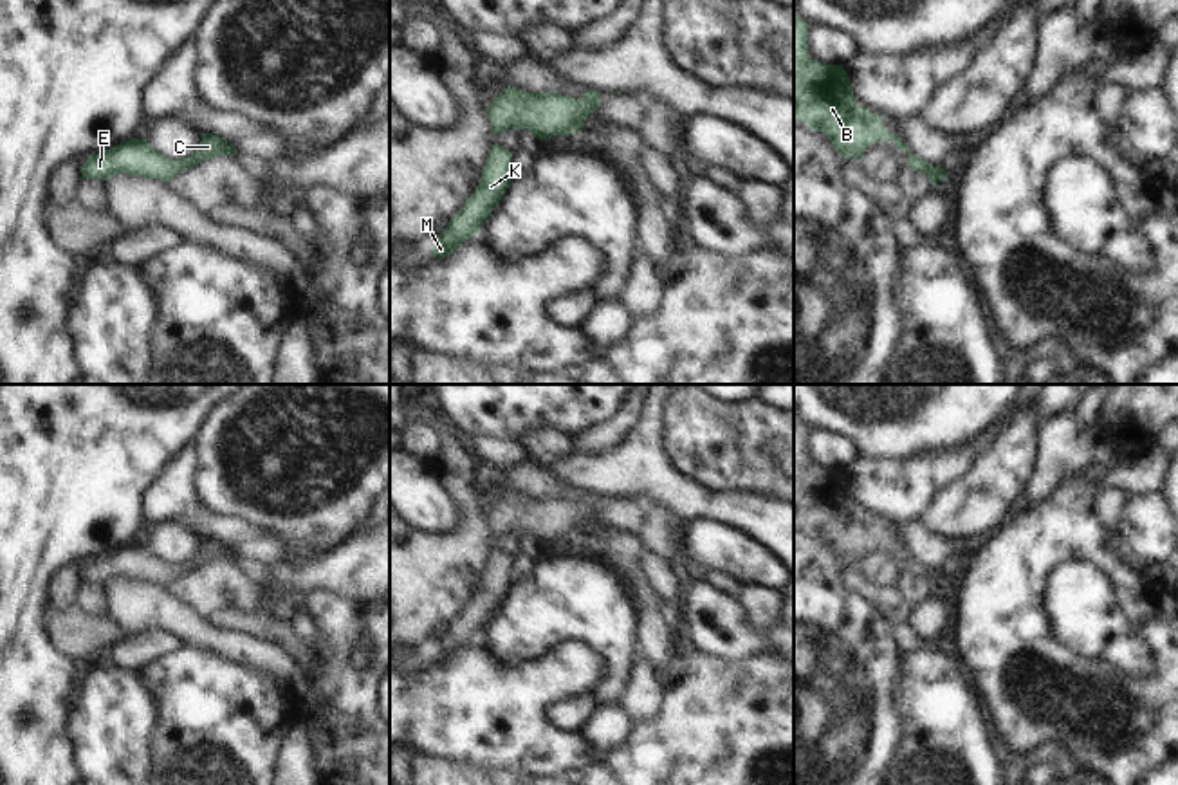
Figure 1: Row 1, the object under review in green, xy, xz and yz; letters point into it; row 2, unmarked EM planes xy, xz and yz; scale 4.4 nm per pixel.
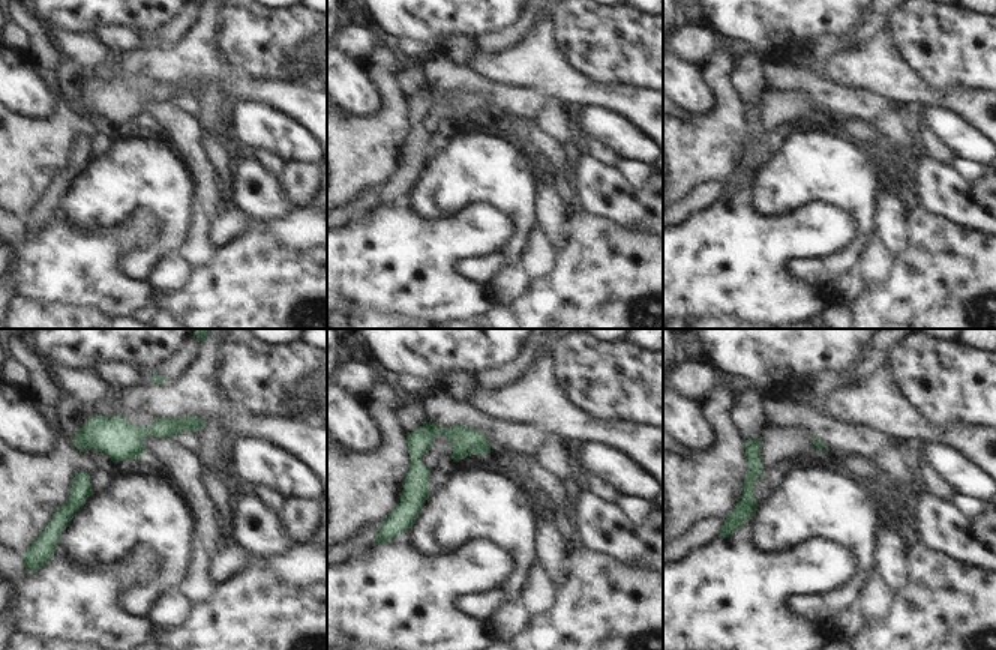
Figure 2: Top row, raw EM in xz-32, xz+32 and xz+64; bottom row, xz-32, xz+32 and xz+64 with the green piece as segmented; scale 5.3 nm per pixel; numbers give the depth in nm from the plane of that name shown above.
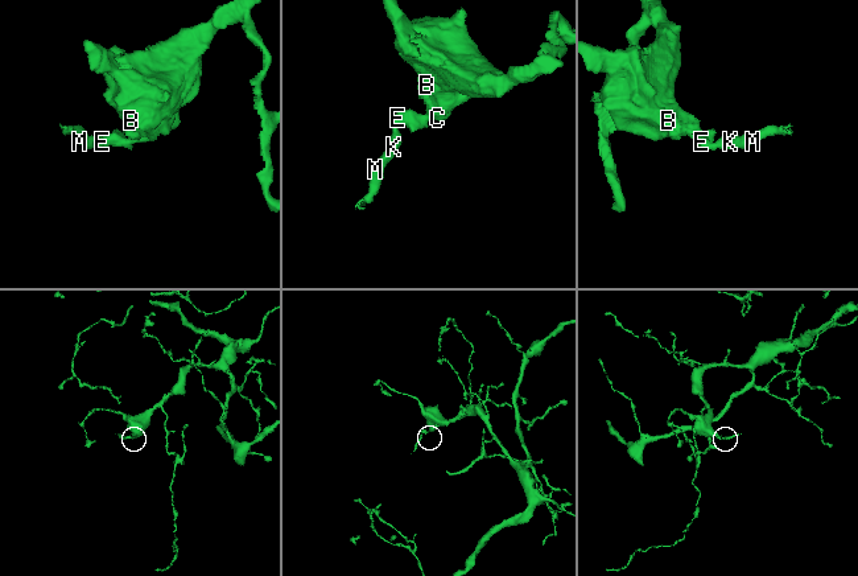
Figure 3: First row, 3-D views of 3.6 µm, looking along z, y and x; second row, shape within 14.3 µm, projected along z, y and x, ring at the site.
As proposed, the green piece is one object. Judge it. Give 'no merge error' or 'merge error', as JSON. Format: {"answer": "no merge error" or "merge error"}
{"answer": "no merge error"}

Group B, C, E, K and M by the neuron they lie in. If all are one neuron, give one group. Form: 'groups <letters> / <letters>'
groups B C E K M

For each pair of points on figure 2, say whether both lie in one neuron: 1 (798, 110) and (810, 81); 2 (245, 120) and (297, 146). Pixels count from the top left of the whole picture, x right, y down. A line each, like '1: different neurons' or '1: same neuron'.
1: different neurons
2: same neuron

